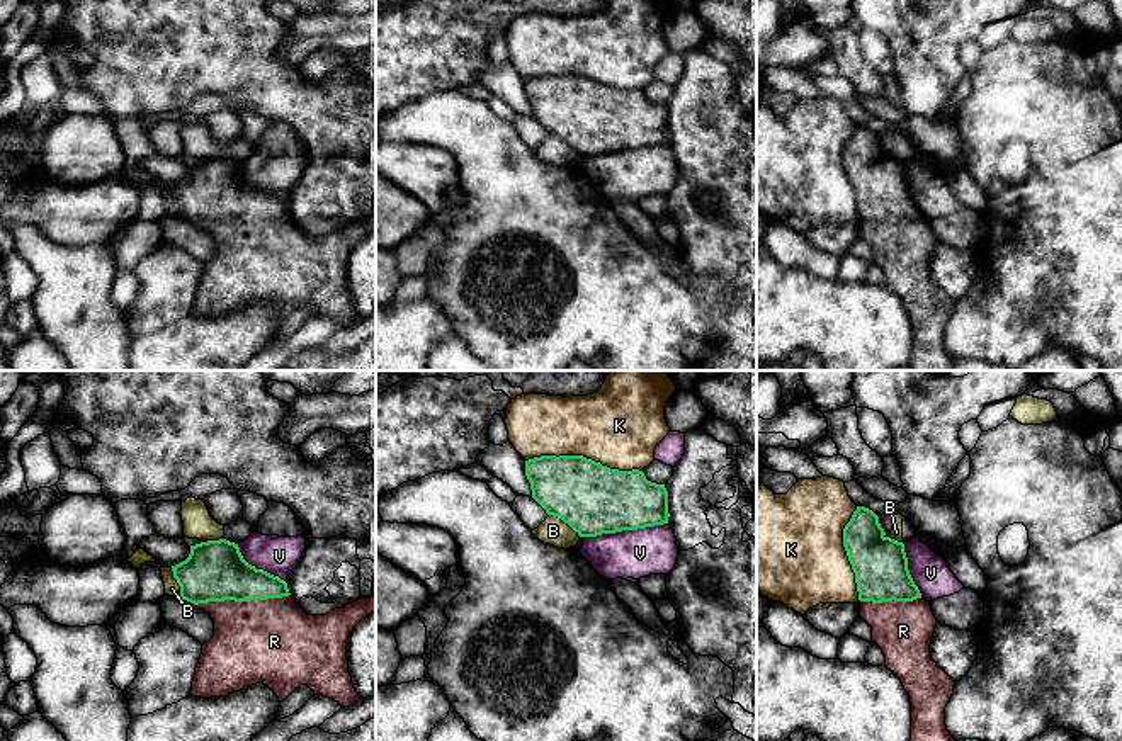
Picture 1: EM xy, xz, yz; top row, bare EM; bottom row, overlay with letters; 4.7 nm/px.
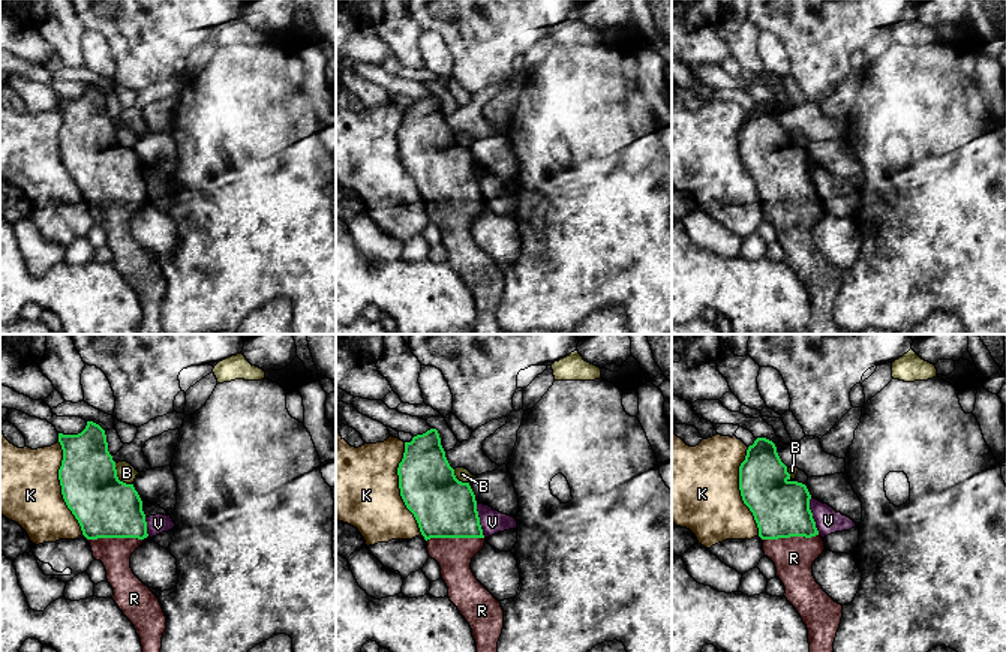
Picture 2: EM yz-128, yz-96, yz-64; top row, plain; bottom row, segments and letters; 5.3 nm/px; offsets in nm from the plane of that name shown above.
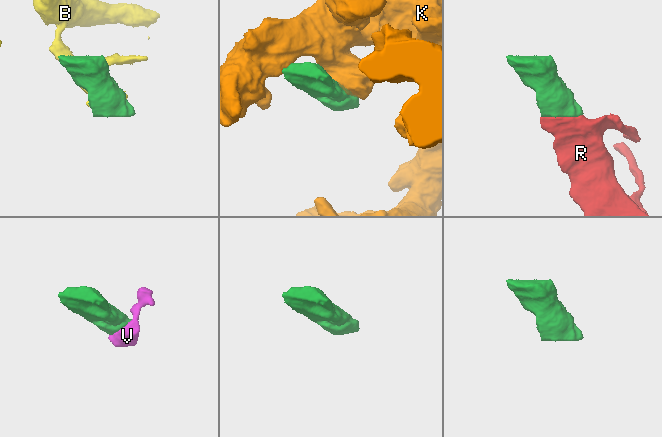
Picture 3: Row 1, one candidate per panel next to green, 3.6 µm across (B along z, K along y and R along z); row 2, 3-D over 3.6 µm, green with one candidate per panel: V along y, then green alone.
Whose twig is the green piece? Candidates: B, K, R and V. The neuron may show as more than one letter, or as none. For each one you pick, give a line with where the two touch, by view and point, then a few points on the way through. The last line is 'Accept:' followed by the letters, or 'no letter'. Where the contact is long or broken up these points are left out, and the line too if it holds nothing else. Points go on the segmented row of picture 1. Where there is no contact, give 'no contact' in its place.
R: contact xy (243, 600)
Accept: R

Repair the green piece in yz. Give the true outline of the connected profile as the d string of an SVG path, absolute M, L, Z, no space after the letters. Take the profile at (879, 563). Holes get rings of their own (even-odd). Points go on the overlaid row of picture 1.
M857 506L843 529L843 547L855 573L860 617L872 627L872 642L886 656L884 666L901 680L910 695L910 741L955 741L945 726L945 707L955 682L930 656L930 644L938 622L930 602L921 597L910 574L904 544L886 535L872 510Z

